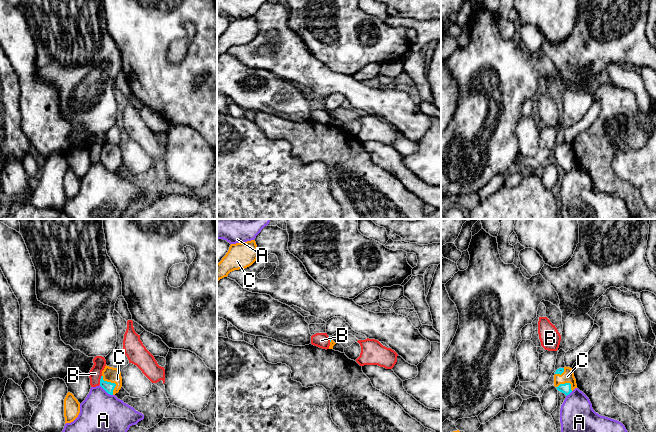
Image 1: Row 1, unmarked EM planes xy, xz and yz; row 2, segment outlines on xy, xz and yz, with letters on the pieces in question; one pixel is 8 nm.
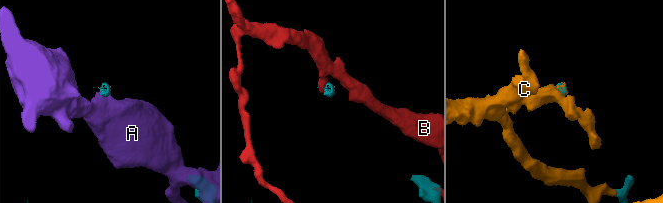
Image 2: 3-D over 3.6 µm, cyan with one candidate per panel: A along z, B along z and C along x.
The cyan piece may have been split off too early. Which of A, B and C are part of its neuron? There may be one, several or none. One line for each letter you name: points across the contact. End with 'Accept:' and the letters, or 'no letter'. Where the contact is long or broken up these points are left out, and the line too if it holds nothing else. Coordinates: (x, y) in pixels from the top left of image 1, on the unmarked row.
Accept: C

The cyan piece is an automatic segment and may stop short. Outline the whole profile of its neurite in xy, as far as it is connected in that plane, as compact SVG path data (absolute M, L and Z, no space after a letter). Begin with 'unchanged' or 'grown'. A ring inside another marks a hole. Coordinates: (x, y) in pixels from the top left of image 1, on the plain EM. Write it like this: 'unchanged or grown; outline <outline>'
grown; outline M105 142L100 155L100 162L110 171L115 171L122 163L121 148L117 144Z

